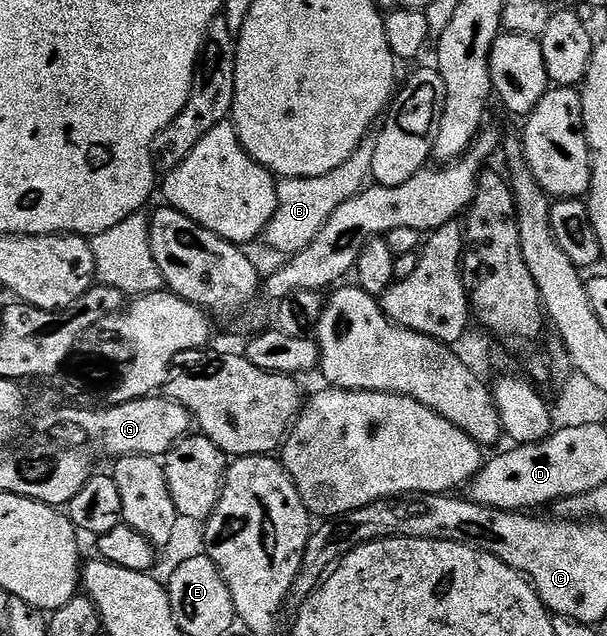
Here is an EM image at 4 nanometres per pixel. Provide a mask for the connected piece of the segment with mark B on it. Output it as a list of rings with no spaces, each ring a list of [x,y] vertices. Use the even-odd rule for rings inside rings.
[[[372,127],[365,135],[365,139],[361,139],[357,151],[353,151],[353,155],[349,155],[349,159],[345,163],[341,163],[341,167],[337,167],[337,171],[320,171],[316,177],[292,175],[280,180],[275,187],[277,191],[277,211],[271,222],[267,224],[265,241],[268,241],[277,252],[287,253],[286,255],[297,254],[305,247],[309,247],[309,243],[313,243],[313,239],[317,239],[317,231],[321,231],[321,227],[325,227],[329,215],[333,215],[333,211],[337,211],[337,207],[341,207],[341,203],[353,199],[368,188],[369,182],[372,180],[373,154],[377,152],[378,138],[379,129]]]

